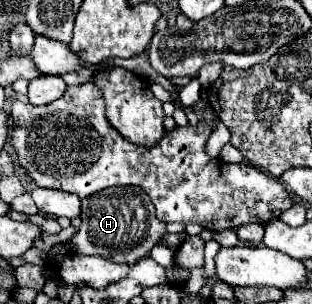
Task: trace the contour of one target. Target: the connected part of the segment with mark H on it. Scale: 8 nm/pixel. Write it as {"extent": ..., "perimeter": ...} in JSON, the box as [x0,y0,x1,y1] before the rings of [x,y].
{"extent":[69,185,165,265],"perimeter":[[[121,185],[83,199],[81,227],[71,237],[69,245],[79,255],[99,255],[103,259],[113,259],[115,263],[133,265],[141,257],[149,255],[163,233],[165,223],[155,217],[155,207],[149,195],[137,185]]]}

